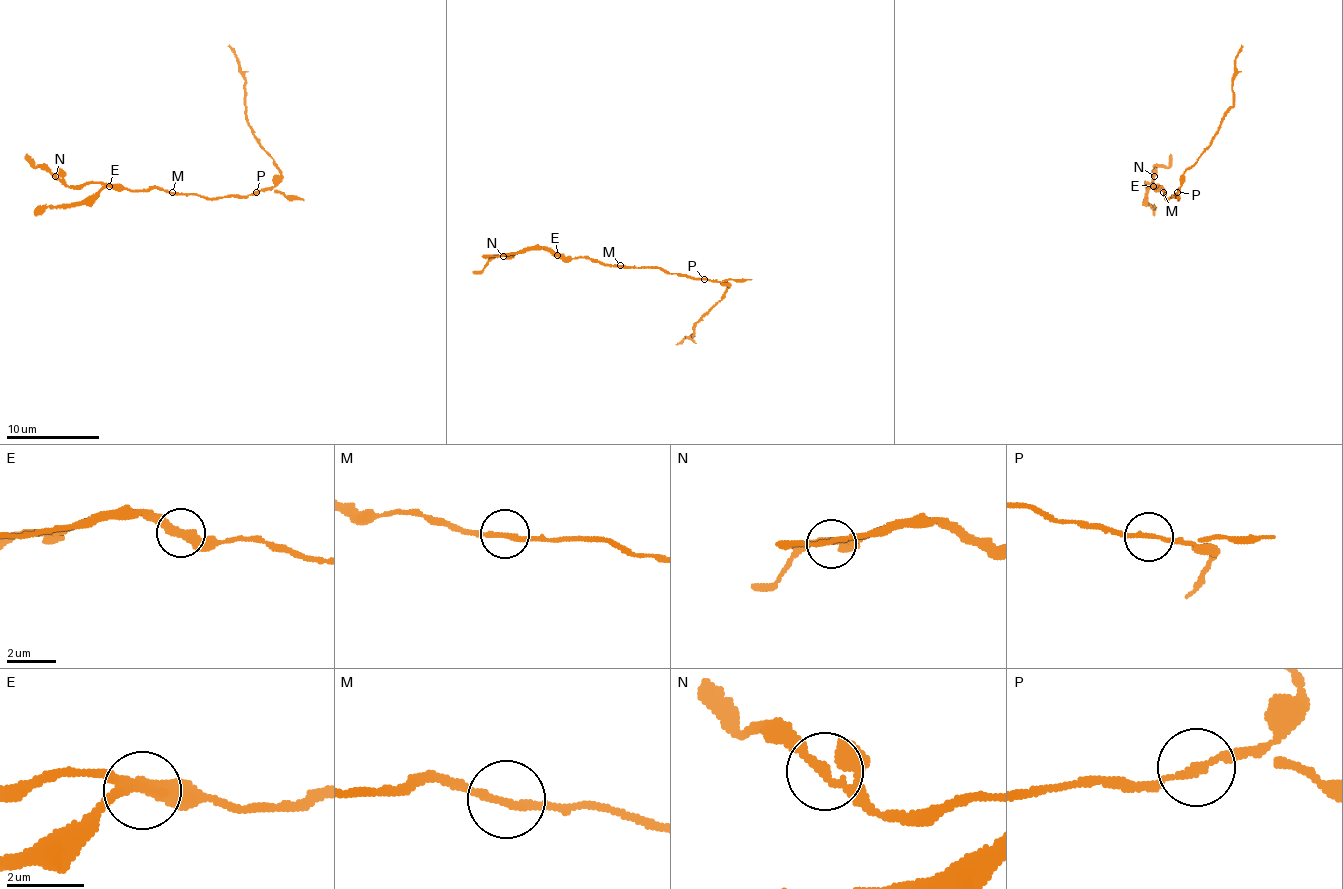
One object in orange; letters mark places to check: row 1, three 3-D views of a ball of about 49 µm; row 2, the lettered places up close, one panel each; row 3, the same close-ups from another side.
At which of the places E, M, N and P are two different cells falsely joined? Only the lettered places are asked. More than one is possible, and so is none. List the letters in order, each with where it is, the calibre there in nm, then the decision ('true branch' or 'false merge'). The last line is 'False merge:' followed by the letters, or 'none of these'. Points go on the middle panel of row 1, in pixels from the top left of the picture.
E: (557, 255) | 300 nm | false merge
M: (620, 265) | 190 nm | true branch
N: (503, 256) | 170 nm | true branch
P: (704, 279) | 170 nm | false merge
False merge: E, P

